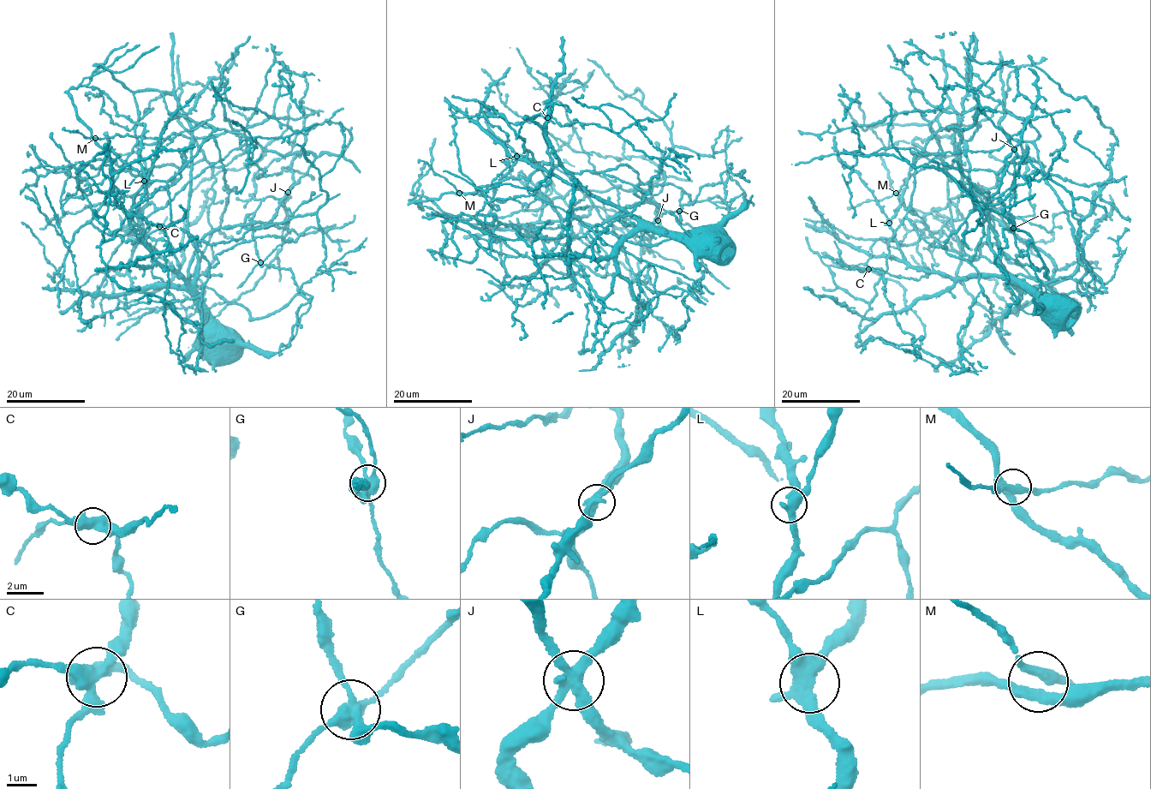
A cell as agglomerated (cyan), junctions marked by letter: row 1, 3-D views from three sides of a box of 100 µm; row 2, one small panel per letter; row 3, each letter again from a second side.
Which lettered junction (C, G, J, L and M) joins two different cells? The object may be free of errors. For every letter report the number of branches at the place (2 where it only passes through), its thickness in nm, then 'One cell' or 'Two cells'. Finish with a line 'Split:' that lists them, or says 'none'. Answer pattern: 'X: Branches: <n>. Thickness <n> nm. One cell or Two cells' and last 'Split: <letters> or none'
C: Branches: 4. Thickness 440 nm. One cell
G: Branches: 4. Thickness 380 nm. Two cells
J: Branches: 4. Thickness 380 nm. One cell
L: Branches: 4. Thickness 460 nm. One cell
M: Branches: 4. Thickness 320 nm. One cell
Split: G

